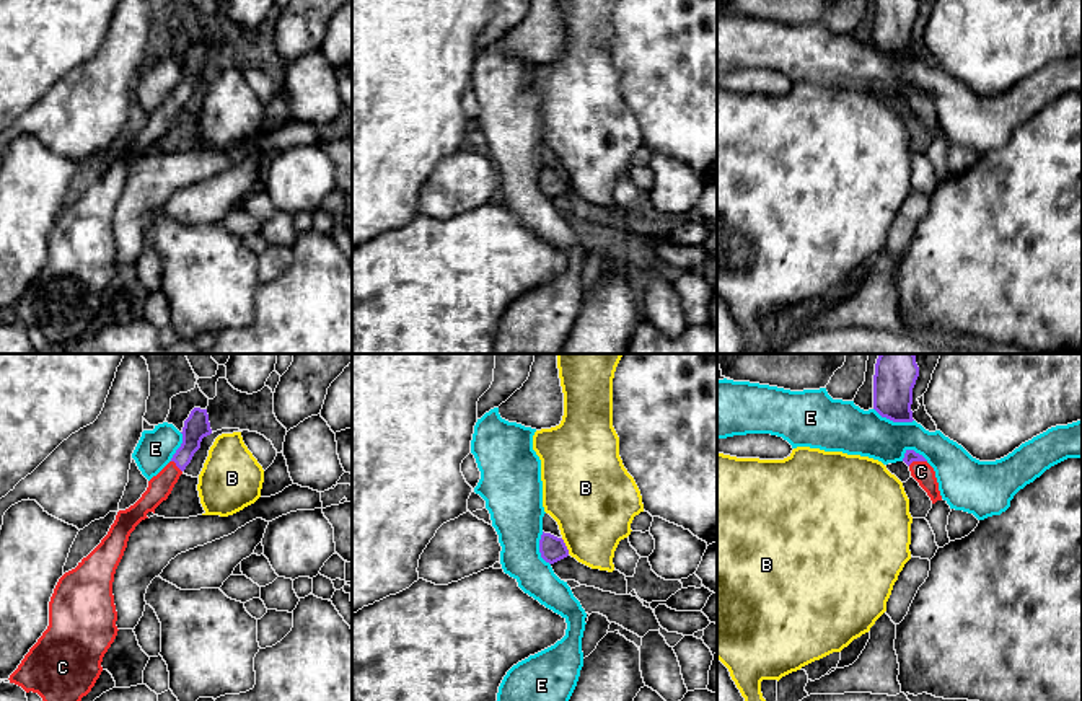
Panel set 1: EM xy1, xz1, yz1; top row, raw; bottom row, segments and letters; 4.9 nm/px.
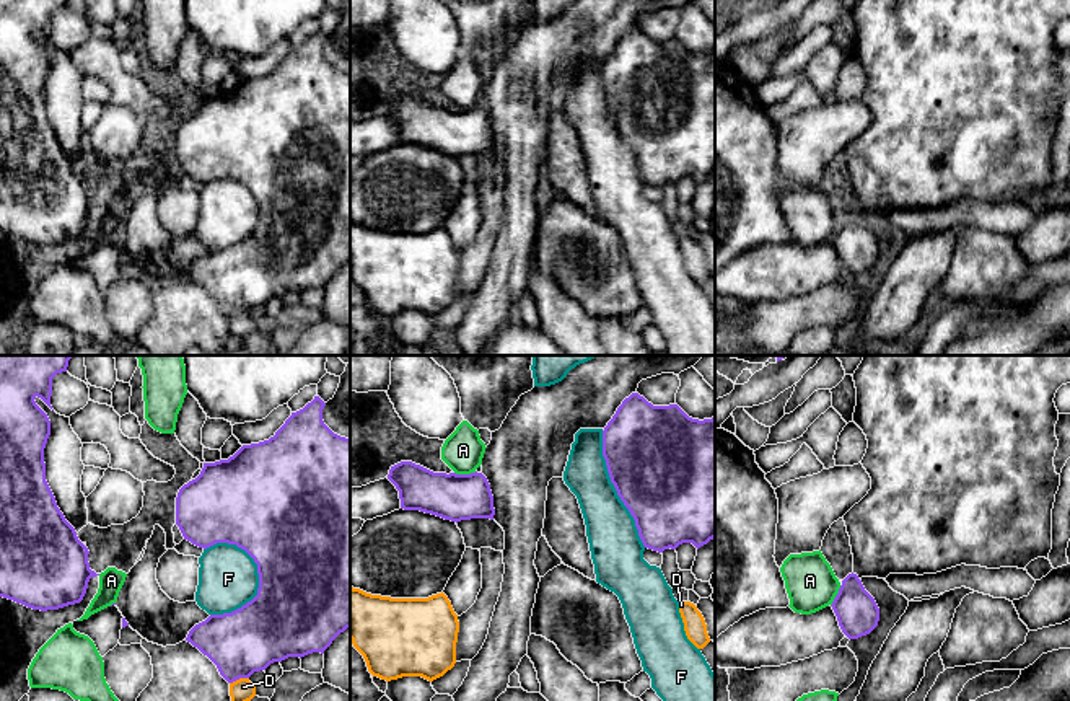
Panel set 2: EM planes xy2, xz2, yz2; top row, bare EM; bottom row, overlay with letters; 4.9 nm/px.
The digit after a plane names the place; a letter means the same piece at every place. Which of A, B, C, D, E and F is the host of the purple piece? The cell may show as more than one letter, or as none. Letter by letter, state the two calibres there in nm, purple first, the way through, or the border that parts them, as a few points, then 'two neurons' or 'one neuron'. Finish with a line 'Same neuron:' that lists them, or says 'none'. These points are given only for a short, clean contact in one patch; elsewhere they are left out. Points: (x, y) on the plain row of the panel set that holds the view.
A: 220 nm thick on the purple side, 200 nm on the other; border along xz2 (476, 106), (455, 108); two neurons
B: 120 nm thick on the purple side, 400 nm on the other; border along xz1 (561, 173), (569, 188); two neurons
C: 60 nm thick on the purple side, 100 nm on the other; runs through yz1 (910, 90), (916, 95), (921, 106); one neuron
D: 320 nm thick on the purple side, 120 nm on the other; two neurons
E: 190 nm thick on the purple side, 240 nm on the other; border along yz1 (874, 43), (893, 56), (913, 56); two neurons
F: 500 nm thick on the purple side, 300 nm on the other; two neurons
Same neuron: C

